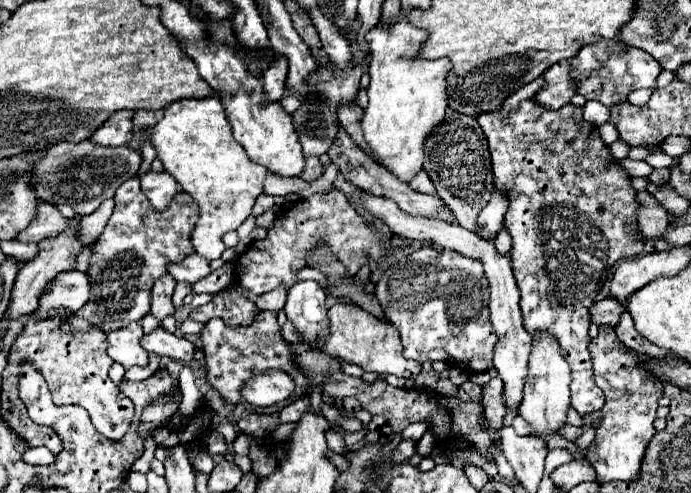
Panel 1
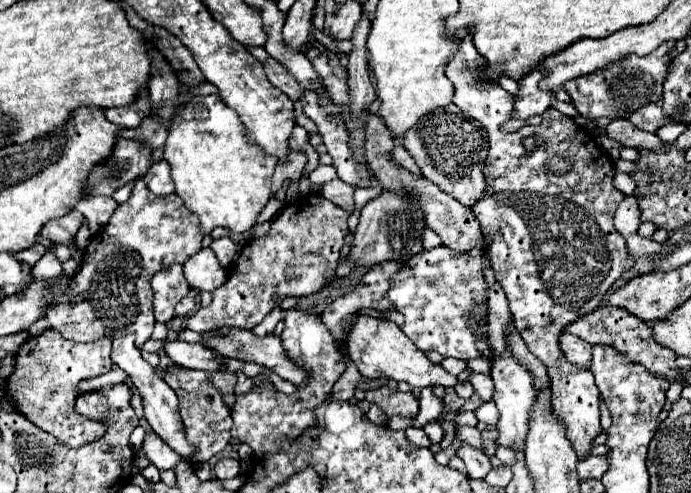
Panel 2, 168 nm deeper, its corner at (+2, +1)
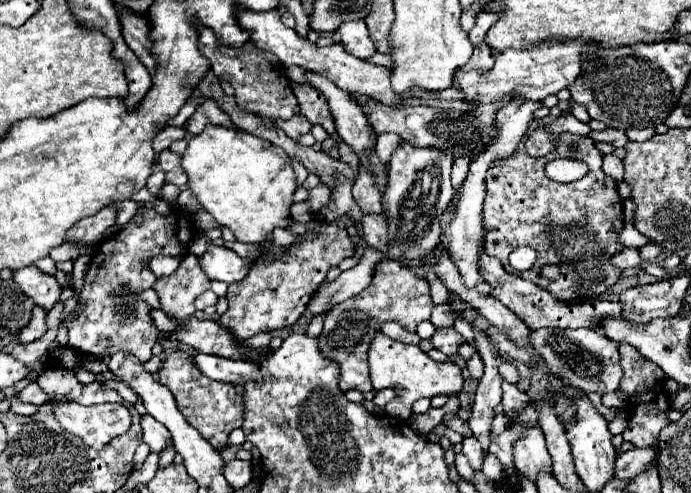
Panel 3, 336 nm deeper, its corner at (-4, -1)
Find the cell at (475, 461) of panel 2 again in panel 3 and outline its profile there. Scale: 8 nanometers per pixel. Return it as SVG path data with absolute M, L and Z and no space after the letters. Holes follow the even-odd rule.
M464 437L464 441L462 441L462 451L464 451L464 455L468 457L470 465L478 471L478 469L482 467L482 447L480 447L478 439L476 439L476 437Z

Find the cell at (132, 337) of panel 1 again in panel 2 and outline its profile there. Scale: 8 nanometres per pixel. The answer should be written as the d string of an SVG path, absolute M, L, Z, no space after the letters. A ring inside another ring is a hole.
M128 333L124 337L118 337L112 341L112 363L116 363L120 369L124 369L128 373L128 377L132 379L132 383L138 387L142 399L144 399L144 417L150 423L150 427L162 435L162 439L184 459L190 459L190 455L194 453L194 447L190 447L184 439L184 425L180 421L180 413L178 413L178 397L176 393L166 385L166 381L156 373L154 367L150 367L142 355L140 349L134 345L134 333Z

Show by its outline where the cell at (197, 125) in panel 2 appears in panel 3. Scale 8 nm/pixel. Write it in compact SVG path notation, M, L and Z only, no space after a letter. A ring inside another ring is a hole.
M210 125L204 133L190 139L186 153L182 155L182 167L188 173L188 183L194 195L198 197L204 211L208 211L220 225L228 227L236 241L240 243L262 243L276 227L288 229L294 221L290 217L290 205L294 203L296 191L296 173L292 171L292 159L284 153L284 149L254 137L246 131L220 129Z

